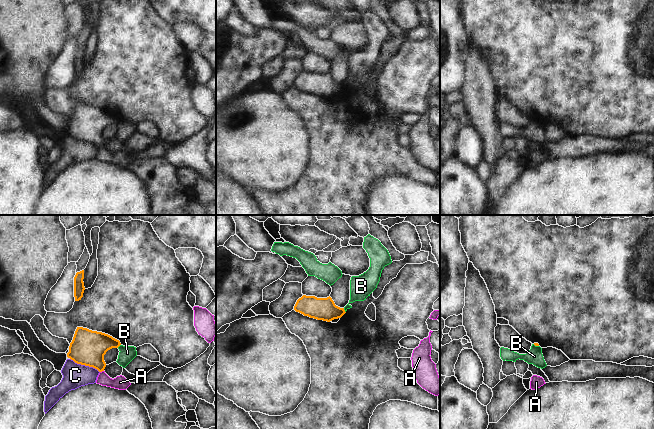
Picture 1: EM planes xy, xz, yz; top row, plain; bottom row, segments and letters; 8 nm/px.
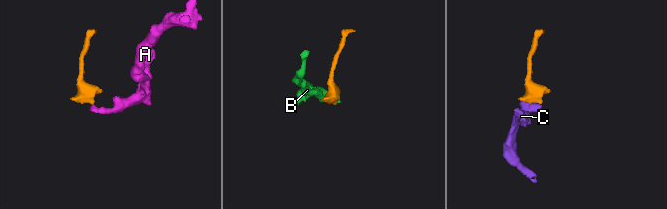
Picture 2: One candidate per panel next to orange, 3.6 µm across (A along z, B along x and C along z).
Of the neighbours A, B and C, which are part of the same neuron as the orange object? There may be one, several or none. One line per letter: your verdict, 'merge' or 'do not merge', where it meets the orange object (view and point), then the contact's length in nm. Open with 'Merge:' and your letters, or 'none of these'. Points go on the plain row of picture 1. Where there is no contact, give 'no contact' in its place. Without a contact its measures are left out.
Merge: A
A: merge | xy (101, 147) | 40 nm
B: do not merge | xz (344, 86) | 40 nm
C: do not merge | xy (85, 141) | 260 nm

